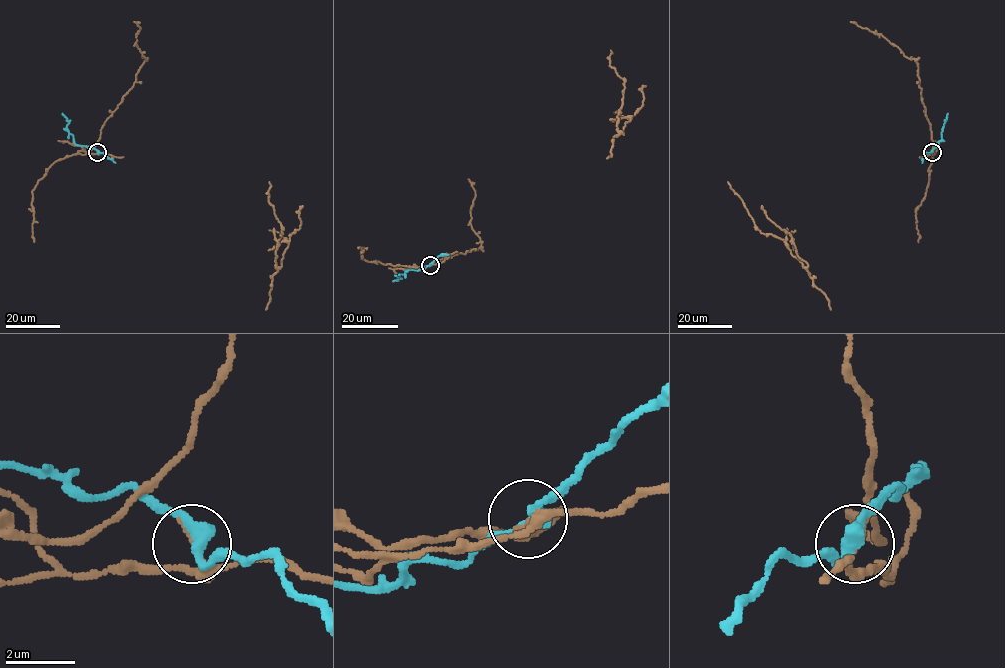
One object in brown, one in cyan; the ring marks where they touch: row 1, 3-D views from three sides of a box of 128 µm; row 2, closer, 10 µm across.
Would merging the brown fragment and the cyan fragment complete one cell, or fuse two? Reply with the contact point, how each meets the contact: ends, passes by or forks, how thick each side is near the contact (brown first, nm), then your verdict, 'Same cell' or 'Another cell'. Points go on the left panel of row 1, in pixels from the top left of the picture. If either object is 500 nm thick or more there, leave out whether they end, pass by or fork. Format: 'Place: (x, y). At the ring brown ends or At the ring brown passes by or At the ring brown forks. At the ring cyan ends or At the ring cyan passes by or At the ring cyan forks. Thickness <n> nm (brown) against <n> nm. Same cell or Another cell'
Place: (97, 152). At the ring brown passes by. At the ring cyan passes by. Thickness 120 nm (brown) against 360 nm. Another cell

